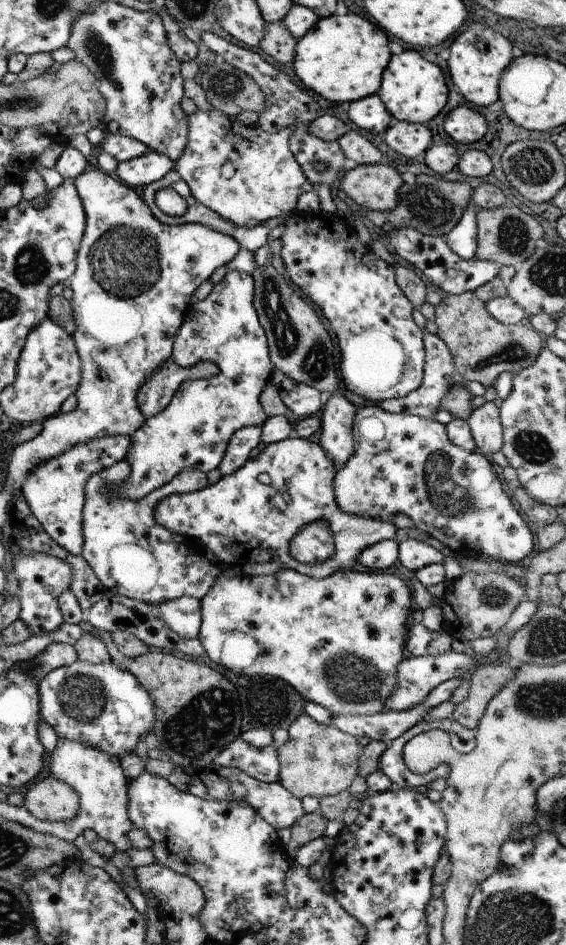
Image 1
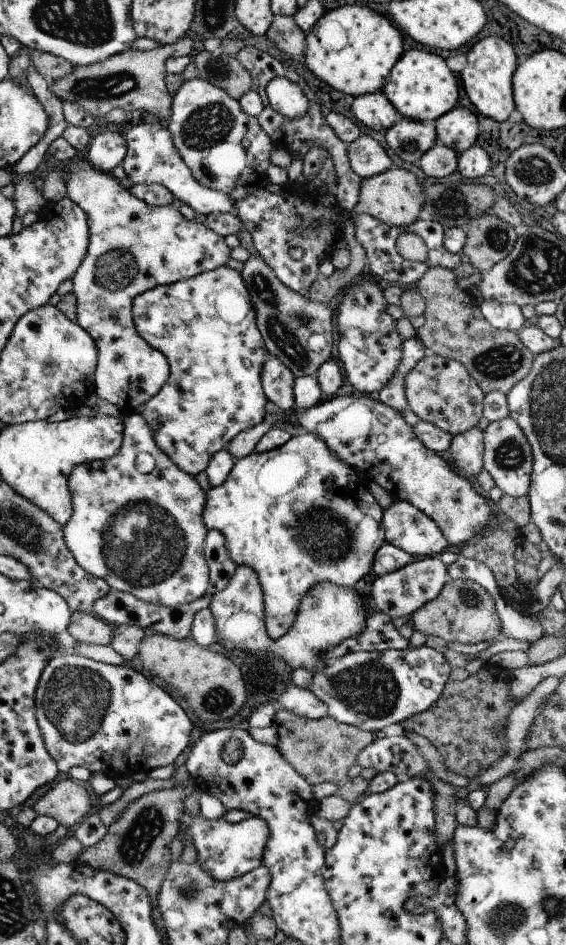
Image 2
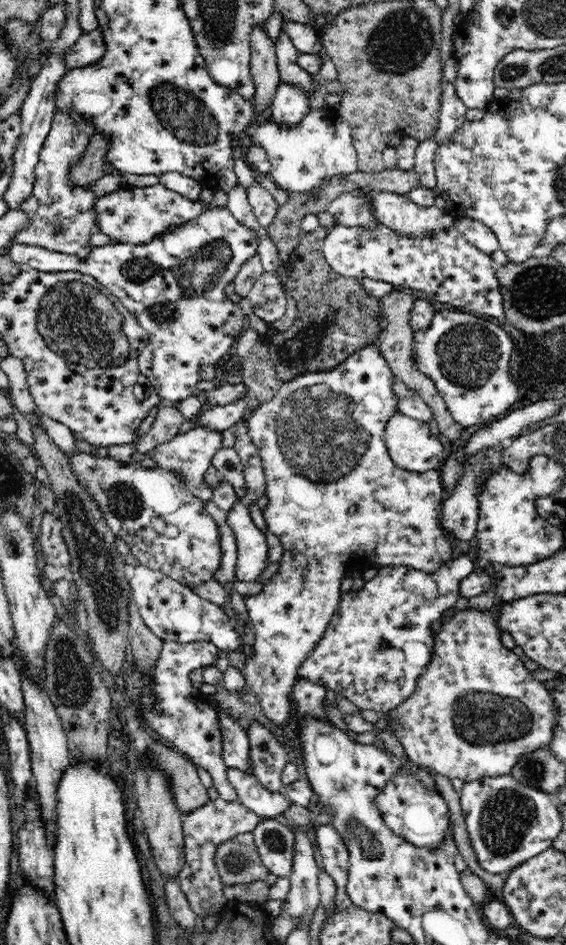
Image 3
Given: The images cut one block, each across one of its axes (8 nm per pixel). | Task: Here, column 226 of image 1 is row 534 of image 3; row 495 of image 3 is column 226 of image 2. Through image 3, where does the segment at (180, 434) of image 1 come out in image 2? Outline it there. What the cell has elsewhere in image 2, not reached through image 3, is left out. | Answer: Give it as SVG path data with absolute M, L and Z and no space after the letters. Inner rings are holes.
M226 265L218 267L217 269L197 275L186 280L175 282L173 285L160 285L156 289L152 289L142 293L133 301L133 314L137 324L137 330L140 332L142 338L150 343L156 350L162 351L169 361L170 376L166 381L164 388L156 397L150 398L144 406L136 410L136 413L145 417L145 421L153 429L154 442L158 443L164 454L170 455L175 463L183 471L188 474L200 474L204 472L209 466L209 461L216 456L217 452L226 449L229 441L232 441L237 434L240 434L246 429L252 429L253 426L260 425L262 421L268 416L266 412L266 403L269 397L265 394L264 389L264 364L269 360L269 354L266 350L262 335L258 330L256 324L256 313L249 296L249 289L245 285L244 276L241 272L236 271Z

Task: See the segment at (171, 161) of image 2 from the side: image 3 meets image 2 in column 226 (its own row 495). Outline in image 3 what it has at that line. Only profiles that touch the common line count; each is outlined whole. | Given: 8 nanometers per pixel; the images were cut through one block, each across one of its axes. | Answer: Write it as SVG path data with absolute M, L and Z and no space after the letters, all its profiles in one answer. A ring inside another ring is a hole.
M198 425L183 434L176 435L174 440L156 446L154 450L147 453L147 456L155 460L160 468L175 472L192 495L206 502L213 497L213 488L204 482L204 475L210 468L212 456L220 448L222 448L222 432Z

